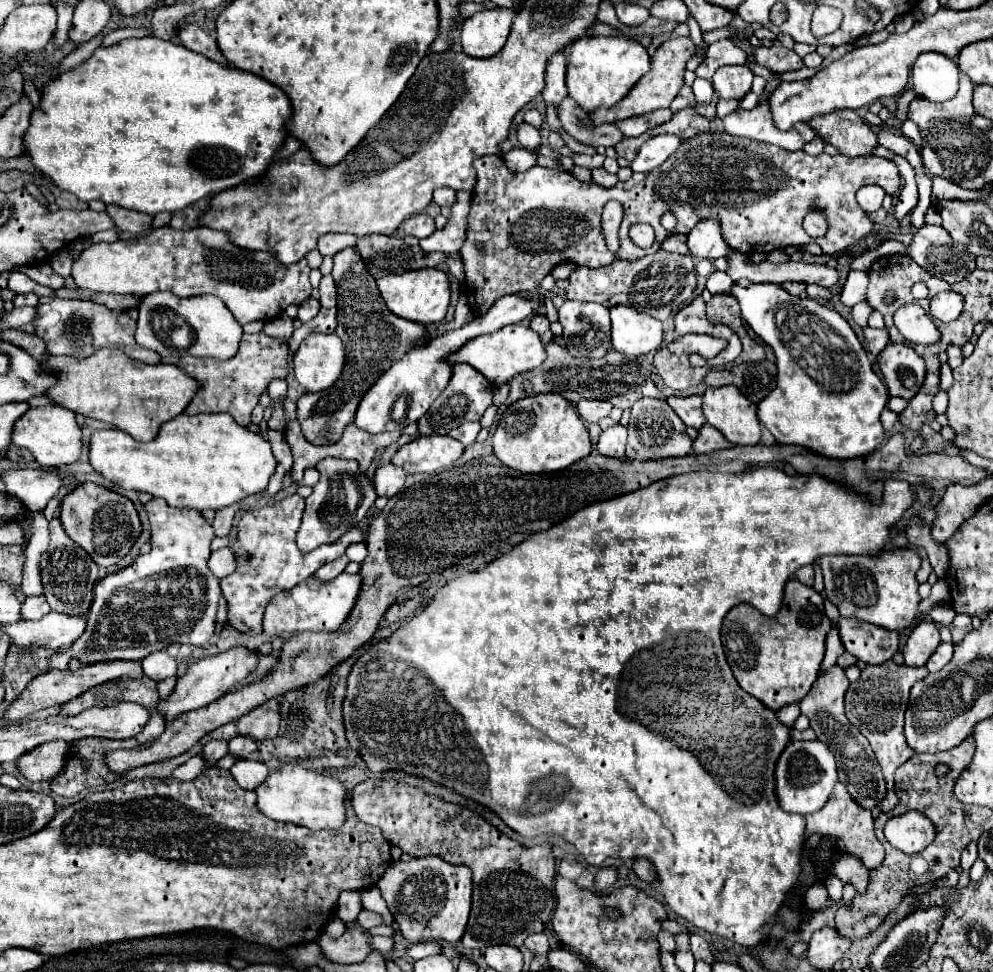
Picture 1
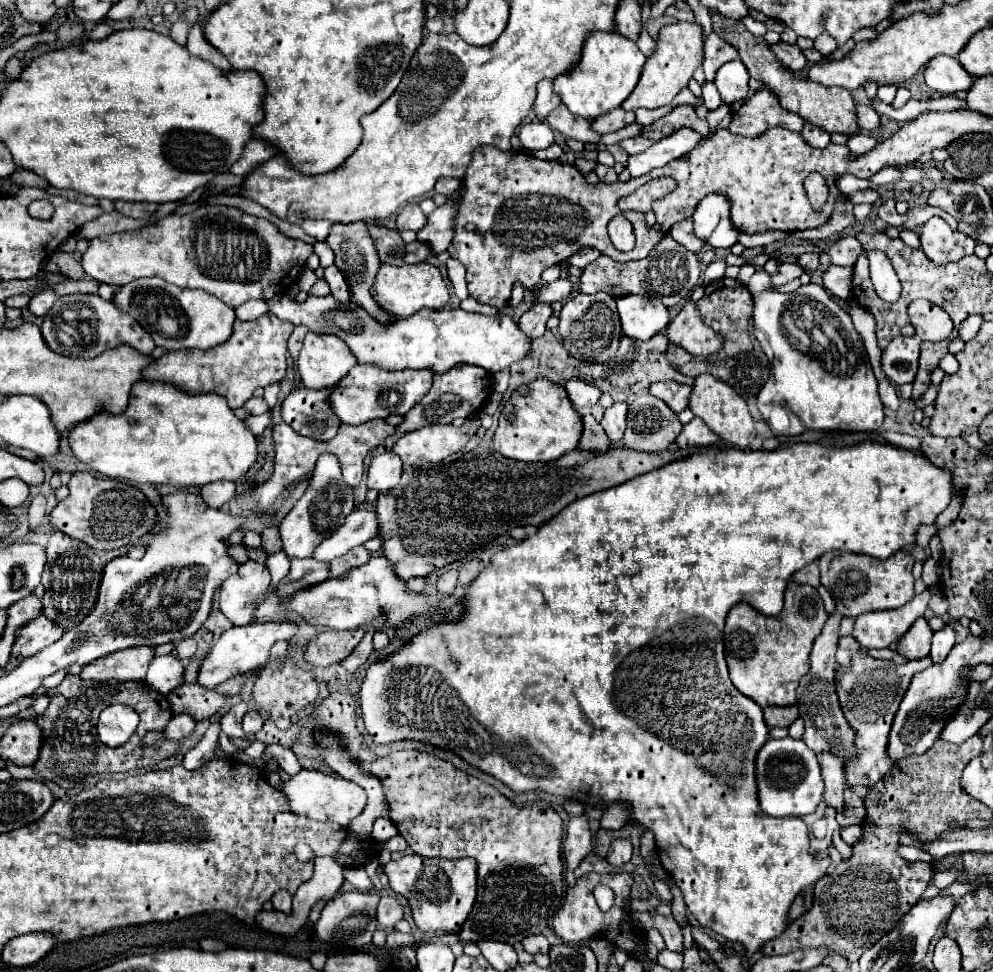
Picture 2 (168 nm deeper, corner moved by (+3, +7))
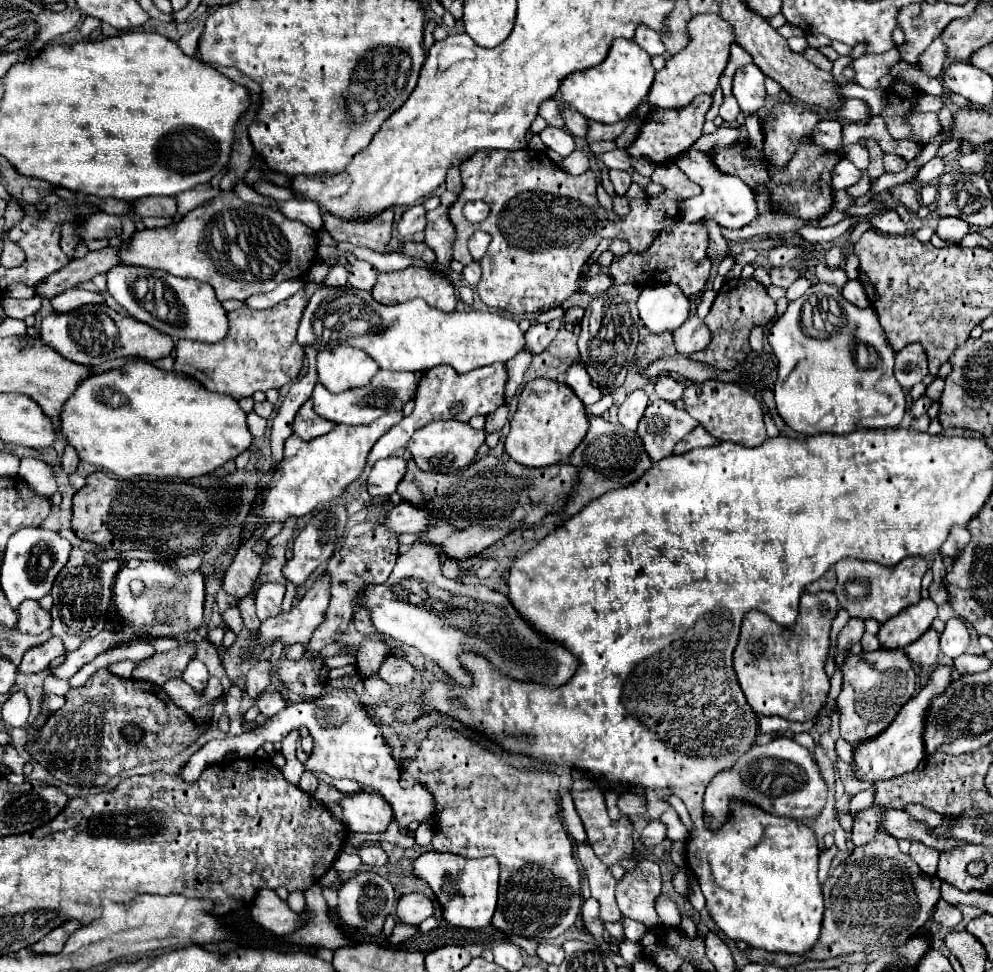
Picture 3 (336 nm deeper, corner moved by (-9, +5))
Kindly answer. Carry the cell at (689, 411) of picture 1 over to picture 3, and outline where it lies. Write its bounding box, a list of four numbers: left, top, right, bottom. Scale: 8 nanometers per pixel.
[656,377,686,403]

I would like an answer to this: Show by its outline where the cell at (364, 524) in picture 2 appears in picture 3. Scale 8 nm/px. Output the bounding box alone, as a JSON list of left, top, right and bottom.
[382,501,428,535]

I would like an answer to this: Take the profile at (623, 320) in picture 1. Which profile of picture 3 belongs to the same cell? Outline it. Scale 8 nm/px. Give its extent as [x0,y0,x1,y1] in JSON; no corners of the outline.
[638,285,690,333]

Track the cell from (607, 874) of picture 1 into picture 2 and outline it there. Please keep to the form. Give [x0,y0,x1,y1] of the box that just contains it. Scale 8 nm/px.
[608,839,632,867]

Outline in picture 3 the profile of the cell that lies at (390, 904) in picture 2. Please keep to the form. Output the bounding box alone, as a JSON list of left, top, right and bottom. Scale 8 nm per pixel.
[396,893,434,925]

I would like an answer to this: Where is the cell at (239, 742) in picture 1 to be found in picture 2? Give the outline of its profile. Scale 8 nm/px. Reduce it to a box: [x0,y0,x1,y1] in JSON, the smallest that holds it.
[242,709,264,735]

